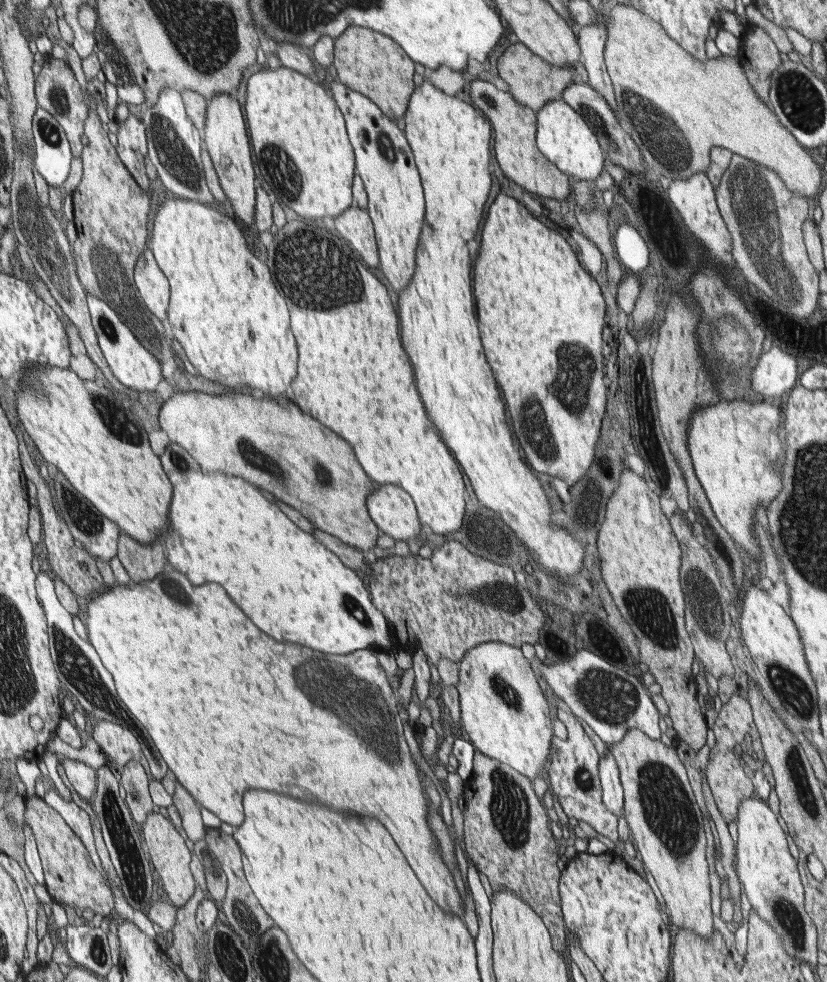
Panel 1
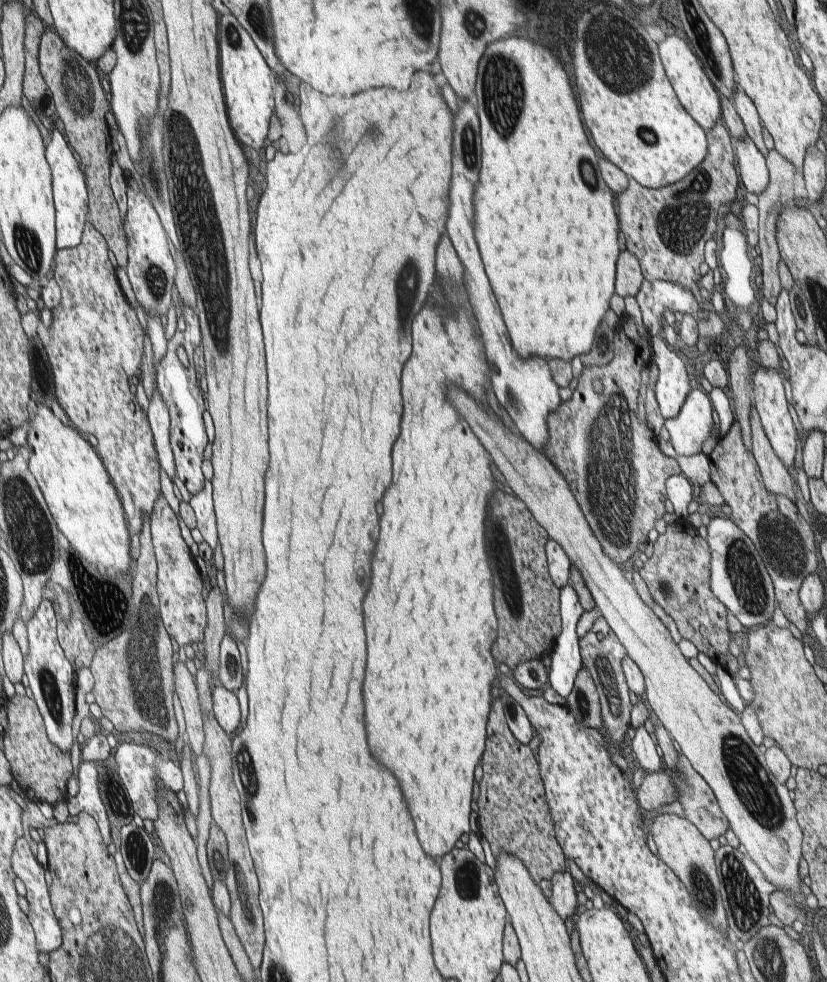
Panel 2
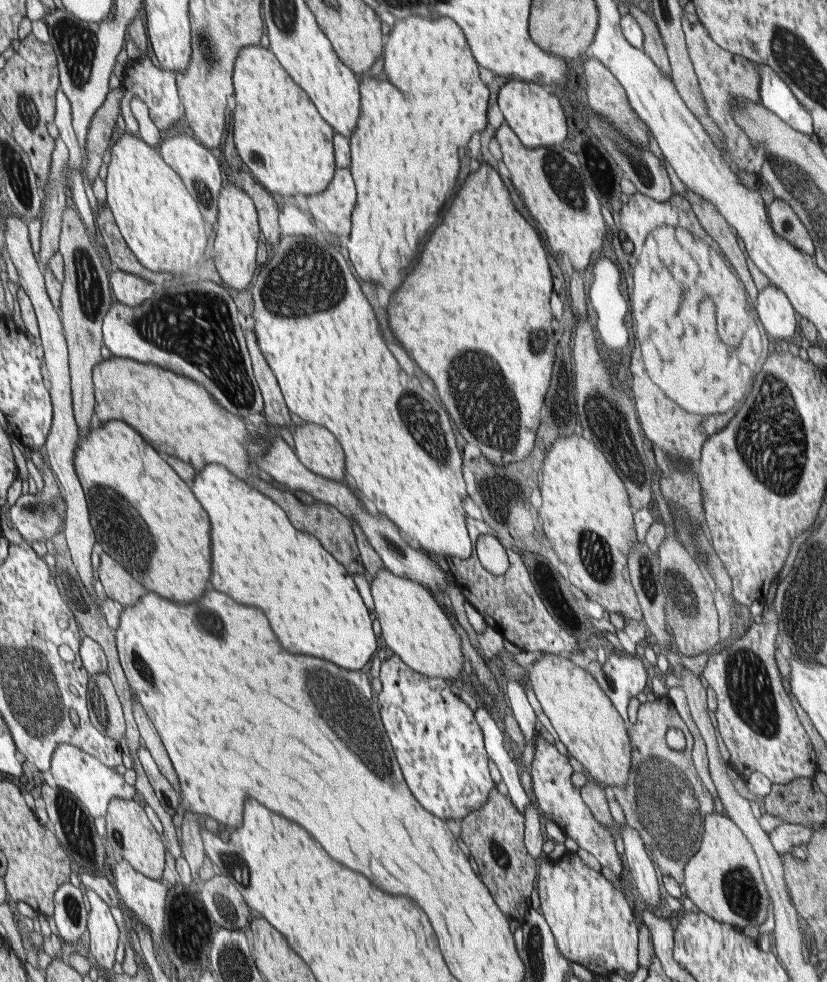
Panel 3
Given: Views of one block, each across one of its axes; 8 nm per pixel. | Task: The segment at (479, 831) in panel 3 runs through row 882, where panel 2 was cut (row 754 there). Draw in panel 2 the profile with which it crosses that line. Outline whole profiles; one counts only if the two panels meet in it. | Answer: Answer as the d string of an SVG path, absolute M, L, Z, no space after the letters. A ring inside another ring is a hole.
M501 698L491 702L485 744L487 746L481 758L483 778L477 784L479 832L487 838L495 860L501 852L509 852L527 866L537 884L541 880L551 880L555 872L567 870L565 854L555 838L555 826L545 800L545 786L539 776L539 764L535 762L533 752L511 734Z

